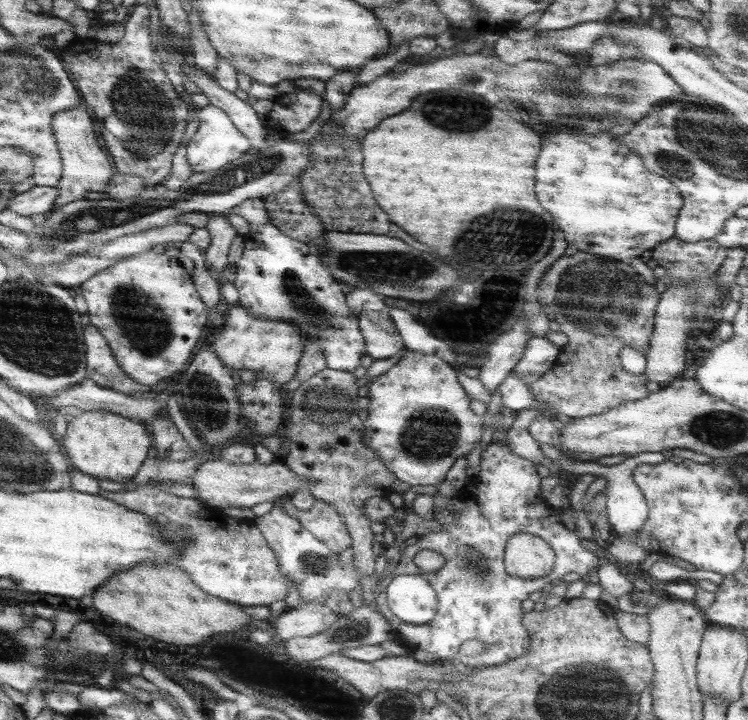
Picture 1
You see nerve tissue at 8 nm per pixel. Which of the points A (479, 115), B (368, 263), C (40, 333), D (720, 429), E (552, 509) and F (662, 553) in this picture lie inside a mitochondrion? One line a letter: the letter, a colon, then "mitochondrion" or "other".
A: mitochondrion
B: mitochondrion
C: mitochondrion
D: mitochondrion
E: other
F: other

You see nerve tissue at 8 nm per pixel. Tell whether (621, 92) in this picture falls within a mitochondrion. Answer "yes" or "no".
yes

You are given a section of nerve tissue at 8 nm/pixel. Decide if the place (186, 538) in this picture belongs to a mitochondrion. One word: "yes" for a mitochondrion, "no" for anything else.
yes

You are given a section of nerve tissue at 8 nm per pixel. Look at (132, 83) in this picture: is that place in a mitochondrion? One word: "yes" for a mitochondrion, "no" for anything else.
yes

